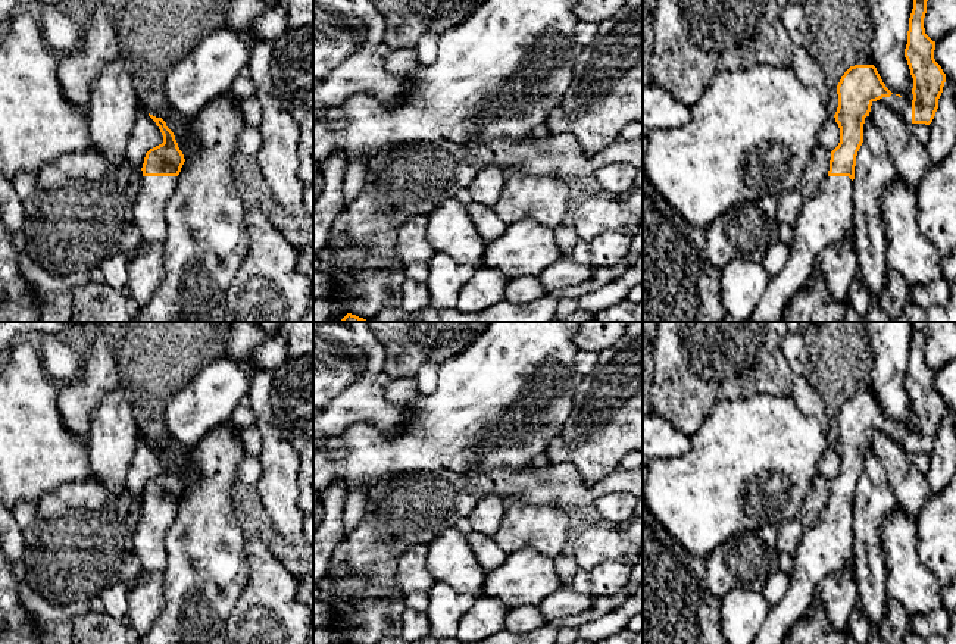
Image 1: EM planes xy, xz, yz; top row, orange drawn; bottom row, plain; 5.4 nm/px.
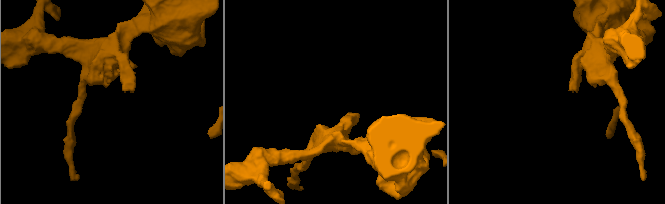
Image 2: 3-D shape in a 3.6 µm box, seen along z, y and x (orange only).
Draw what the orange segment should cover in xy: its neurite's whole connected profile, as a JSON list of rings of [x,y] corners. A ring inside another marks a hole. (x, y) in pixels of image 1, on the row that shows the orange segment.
[[[149,116],[159,126],[163,143],[146,153],[143,163],[143,184],[132,209],[132,222],[140,231],[143,244],[165,243],[168,223],[165,207],[175,191],[176,179],[185,162],[174,132],[162,118]]]

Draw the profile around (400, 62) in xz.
[[[418,49],[394,50],[385,60],[382,60],[382,63],[390,74],[404,76],[419,65]]]

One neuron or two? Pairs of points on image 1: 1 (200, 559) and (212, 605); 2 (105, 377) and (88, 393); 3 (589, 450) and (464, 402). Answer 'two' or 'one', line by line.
1: one
2: one
3: two

